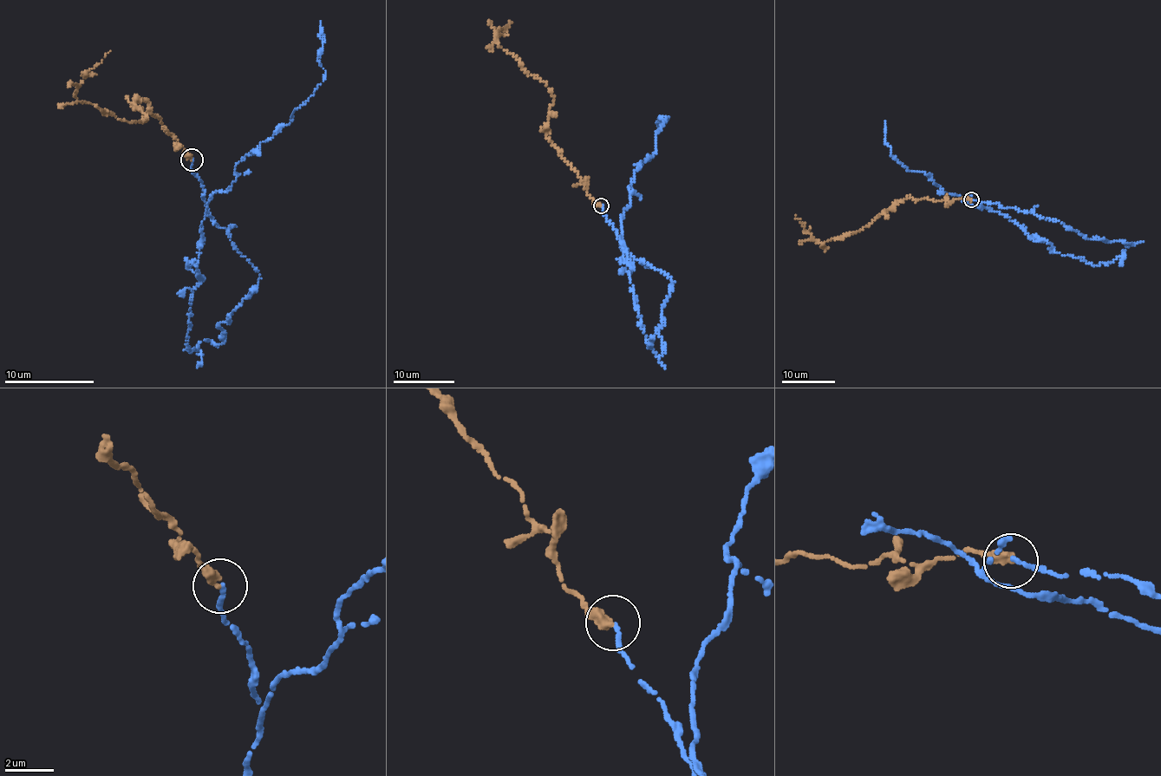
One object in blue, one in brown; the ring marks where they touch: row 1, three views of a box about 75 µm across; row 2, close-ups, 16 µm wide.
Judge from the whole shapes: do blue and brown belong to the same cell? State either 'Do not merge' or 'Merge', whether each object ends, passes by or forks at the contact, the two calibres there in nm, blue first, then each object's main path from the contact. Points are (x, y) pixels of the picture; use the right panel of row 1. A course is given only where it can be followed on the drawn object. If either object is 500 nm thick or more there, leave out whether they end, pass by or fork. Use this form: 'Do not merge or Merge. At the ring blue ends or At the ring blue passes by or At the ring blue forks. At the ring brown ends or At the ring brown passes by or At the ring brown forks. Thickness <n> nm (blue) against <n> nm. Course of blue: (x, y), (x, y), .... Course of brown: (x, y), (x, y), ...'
Merge. At the ring blue ends. At the ring brown ends. Thickness 200 nm (blue) against 400 nm. Course of blue: (972, 199), (1131, 244), (1095, 265), (1058, 253), (1015, 222), (907, 170), (891, 156), (884, 121). Course of brown: (971, 200), (962, 197), (936, 201), (903, 198), (858, 231), (822, 243), (806, 232), (796, 216)

